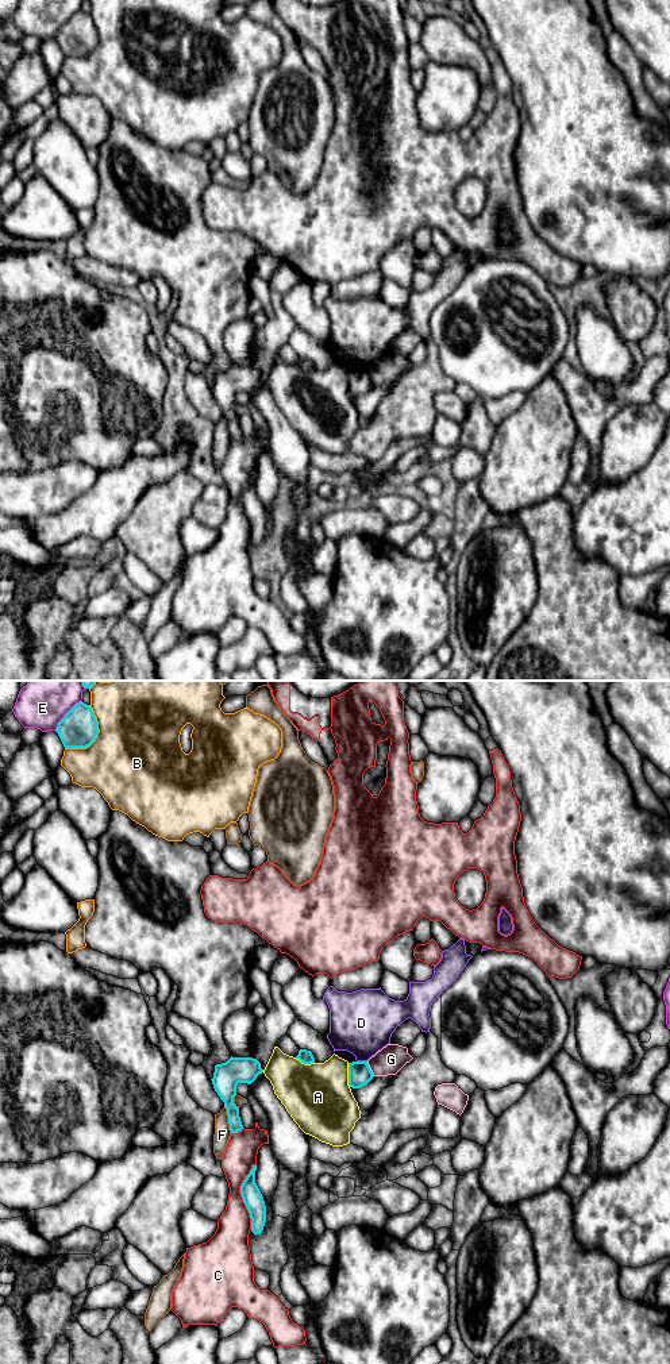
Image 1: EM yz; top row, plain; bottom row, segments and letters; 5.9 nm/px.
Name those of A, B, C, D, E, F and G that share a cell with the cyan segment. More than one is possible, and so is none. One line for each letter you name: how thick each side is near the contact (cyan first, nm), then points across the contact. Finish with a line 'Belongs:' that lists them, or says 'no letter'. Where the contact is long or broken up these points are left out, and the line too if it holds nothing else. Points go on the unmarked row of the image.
Belongs: no letter

